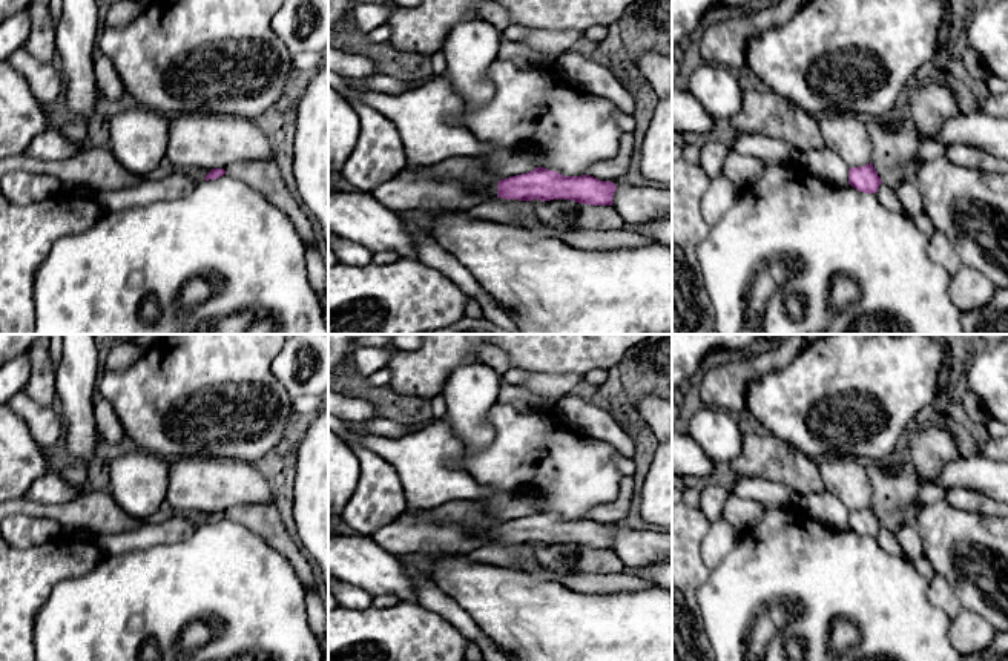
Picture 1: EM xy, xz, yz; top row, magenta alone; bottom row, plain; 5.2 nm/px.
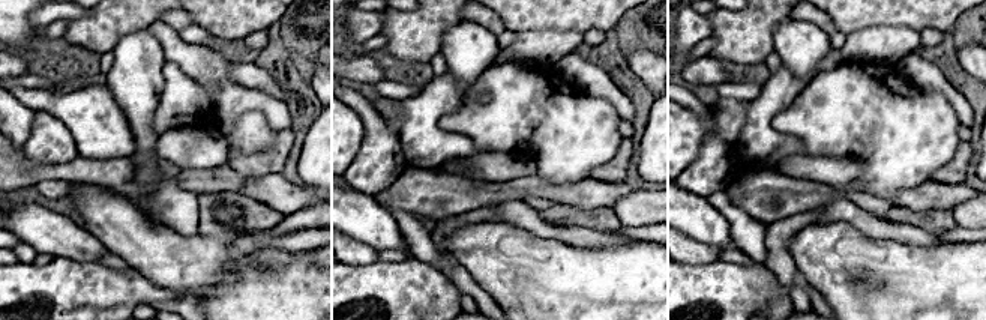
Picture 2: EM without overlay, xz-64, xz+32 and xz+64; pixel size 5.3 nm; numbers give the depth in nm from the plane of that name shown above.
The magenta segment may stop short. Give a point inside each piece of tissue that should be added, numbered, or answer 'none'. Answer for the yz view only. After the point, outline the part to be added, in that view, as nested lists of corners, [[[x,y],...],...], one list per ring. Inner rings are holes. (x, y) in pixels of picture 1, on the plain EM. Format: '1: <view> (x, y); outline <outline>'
none

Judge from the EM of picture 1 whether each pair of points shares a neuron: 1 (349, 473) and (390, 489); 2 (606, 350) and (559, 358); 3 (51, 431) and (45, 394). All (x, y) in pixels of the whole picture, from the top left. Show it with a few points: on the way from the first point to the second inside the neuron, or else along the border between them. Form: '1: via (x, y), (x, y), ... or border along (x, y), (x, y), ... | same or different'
1: border along (349, 443), (359, 460), (359, 482), (344, 508) | different
2: via (594, 350), (571, 350) | same
3: border along (23, 391), (49, 407) | different

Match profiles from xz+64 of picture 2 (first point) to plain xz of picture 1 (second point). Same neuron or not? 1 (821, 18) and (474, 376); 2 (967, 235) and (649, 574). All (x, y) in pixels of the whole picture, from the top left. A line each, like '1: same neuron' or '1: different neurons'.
1: different neurons
2: same neuron

